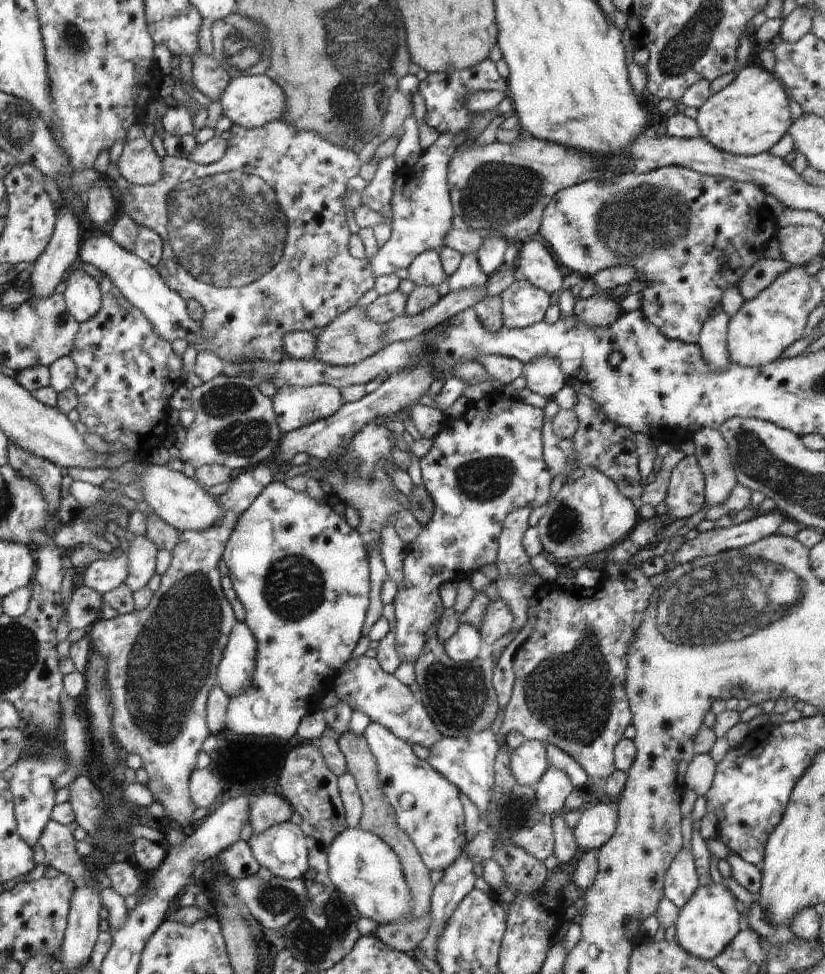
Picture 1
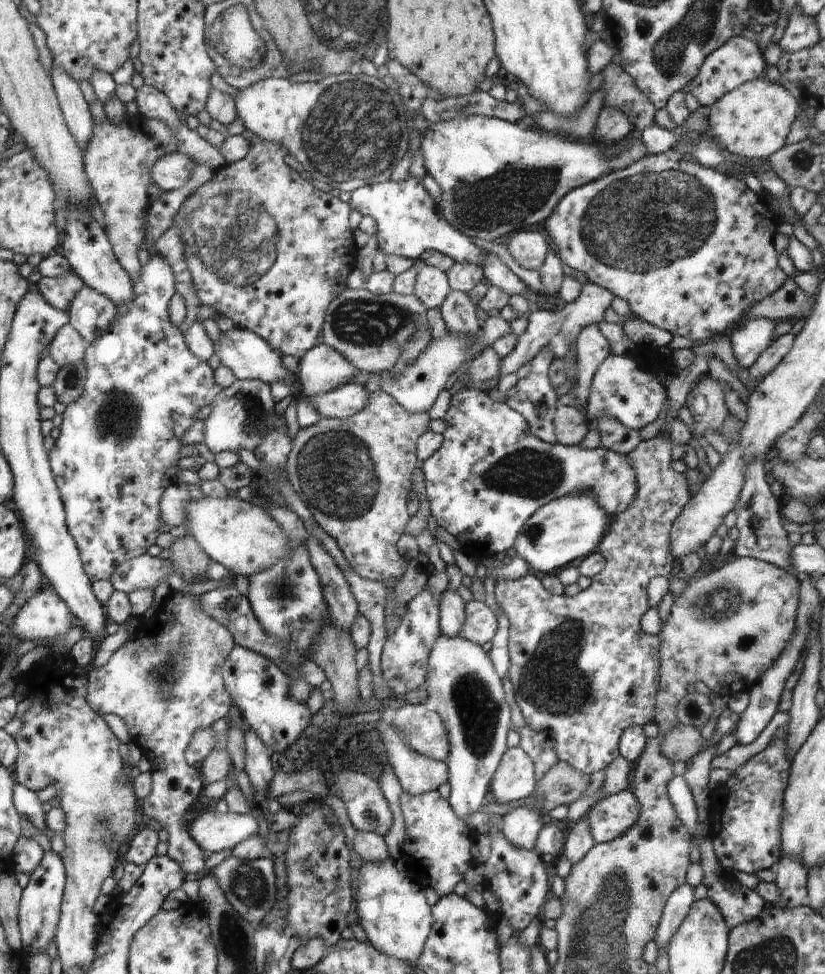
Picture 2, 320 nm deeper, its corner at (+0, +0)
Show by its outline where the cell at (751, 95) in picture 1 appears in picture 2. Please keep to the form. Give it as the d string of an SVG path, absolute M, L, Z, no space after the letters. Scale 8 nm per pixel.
M764 75L733 88L724 96L721 96L716 103L711 106L711 113L708 117L709 127L716 135L718 144L746 159L764 159L779 151L786 145L786 139L790 132L792 123L800 113L801 102L793 99L792 94L779 83L770 82Z

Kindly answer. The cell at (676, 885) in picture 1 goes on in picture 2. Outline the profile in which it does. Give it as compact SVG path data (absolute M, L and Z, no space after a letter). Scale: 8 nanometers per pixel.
M687 883L679 886L666 901L663 913L655 932L655 943L659 950L669 947L671 938L688 914L692 903L695 901L694 888Z

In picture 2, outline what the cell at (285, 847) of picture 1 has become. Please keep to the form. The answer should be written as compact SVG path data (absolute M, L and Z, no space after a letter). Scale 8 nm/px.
M207 811L194 819L189 833L206 852L233 849L243 838L258 833L258 822L252 815Z

